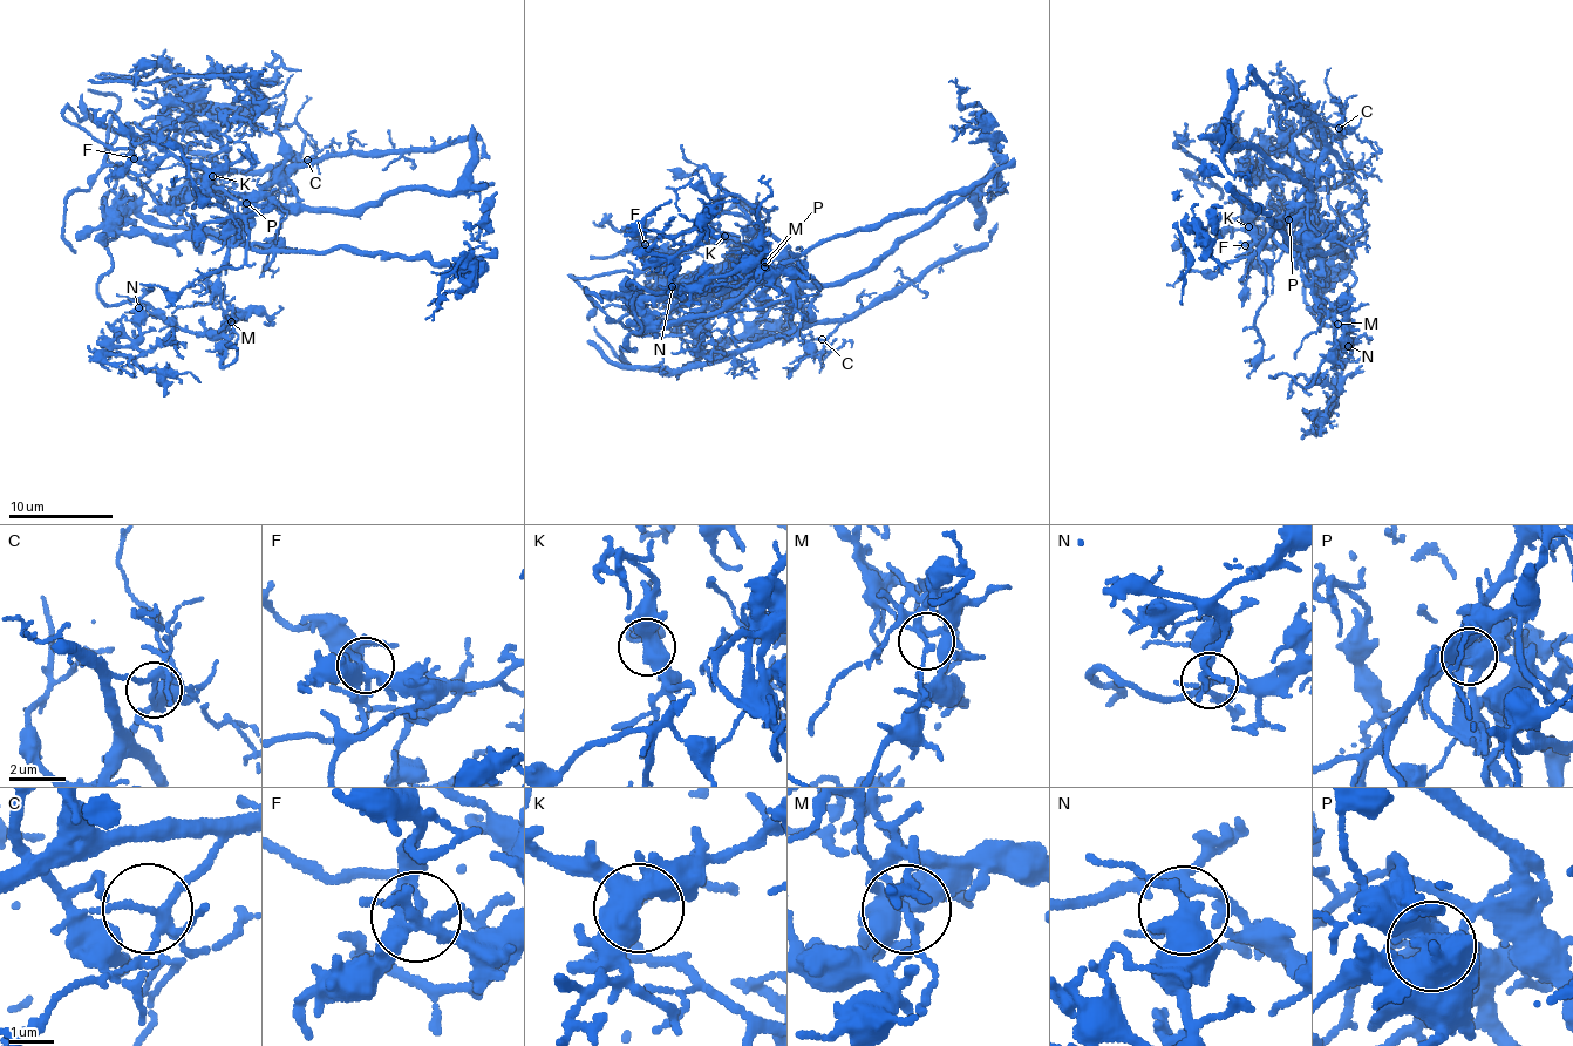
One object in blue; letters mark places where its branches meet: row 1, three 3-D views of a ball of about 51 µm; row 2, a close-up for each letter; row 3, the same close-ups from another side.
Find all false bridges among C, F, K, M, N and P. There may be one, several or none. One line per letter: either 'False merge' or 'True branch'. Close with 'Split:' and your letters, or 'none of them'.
C: False merge
F: True branch
K: True branch
M: False merge
N: True branch
P: False merge
Split: C, M, P

